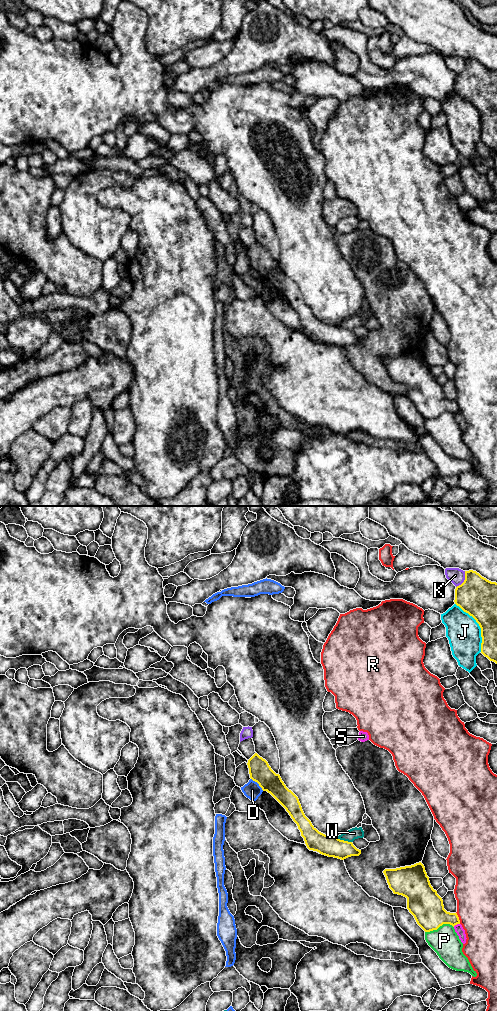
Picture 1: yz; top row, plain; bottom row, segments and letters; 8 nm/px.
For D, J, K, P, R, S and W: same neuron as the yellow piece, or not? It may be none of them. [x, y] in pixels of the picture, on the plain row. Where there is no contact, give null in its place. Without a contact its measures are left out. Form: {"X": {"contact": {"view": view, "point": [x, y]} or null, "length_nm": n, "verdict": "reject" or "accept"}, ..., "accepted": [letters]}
{"D": {"contact": {"view": "yz", "point": [258, 271]}, "length_nm": 140, "verdict": "reject"}, "J": {"contact": {"view": "yz", "point": [479, 113]}, "length_nm": 440, "verdict": "reject"}, "K": {"contact": {"view": "yz", "point": [464, 68]}, "length_nm": 150, "verdict": "reject"}, "P": {"contact": {"view": "yz", "point": [439, 414]}, "length_nm": 240, "verdict": "reject"}, "R": {"contact": {"view": "yz", "point": [458, 406]}, "length_nm": 100, "verdict": "reject"}, "S": {"contact": {"view": "yz", "point": [456, 412]}, "length_nm": 60, "verdict": "reject"}, "W": {"contact": {"view": "yz", "point": [343, 328]}, "length_nm": 130, "verdict": "reject"}, "accepted": []}

